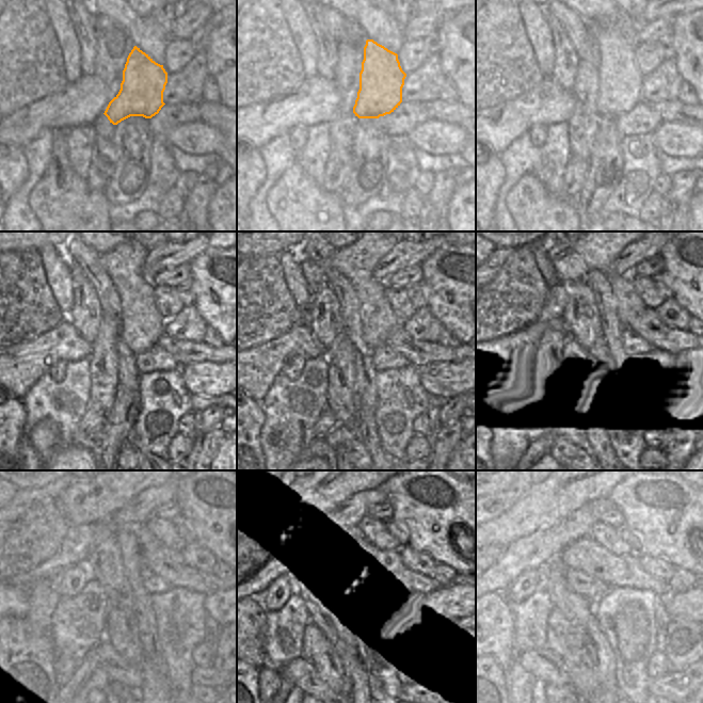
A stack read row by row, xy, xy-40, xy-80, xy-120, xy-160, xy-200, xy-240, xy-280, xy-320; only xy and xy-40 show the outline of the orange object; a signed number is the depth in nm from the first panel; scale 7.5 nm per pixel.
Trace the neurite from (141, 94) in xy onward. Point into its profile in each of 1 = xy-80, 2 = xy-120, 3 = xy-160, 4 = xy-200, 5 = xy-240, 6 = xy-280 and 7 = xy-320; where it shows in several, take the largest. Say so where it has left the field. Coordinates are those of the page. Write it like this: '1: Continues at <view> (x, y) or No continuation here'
1: Continues at xy-80 (620, 81)
2: Continues at xy-120 (141, 322)
3: Continues at xy-160 (356, 261)
4: Continues at xy-200 (587, 259)
5: Continues at xy-240 (92, 500)
6: Continues at xy-280 (316, 501)
7: Continues at xy-320 (564, 492)

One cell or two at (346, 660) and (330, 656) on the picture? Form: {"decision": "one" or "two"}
{"decision": "two"}

